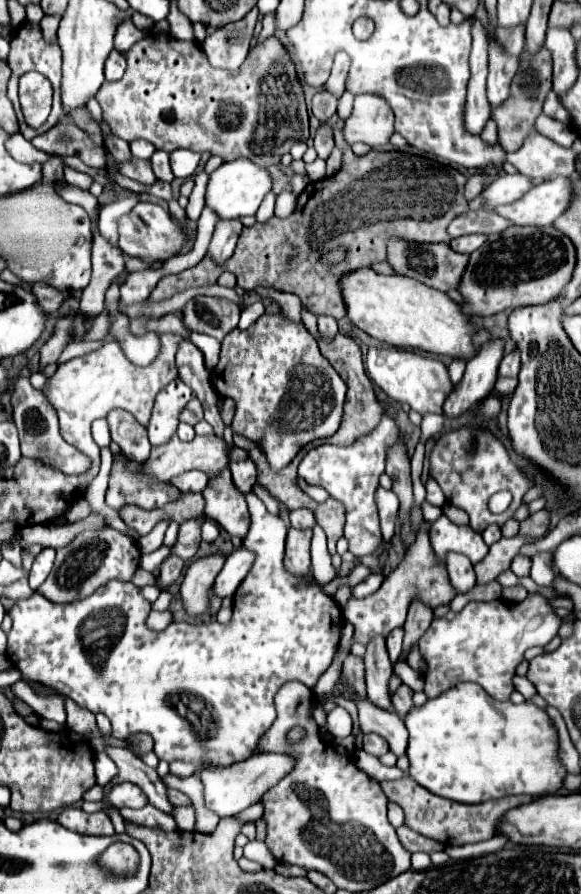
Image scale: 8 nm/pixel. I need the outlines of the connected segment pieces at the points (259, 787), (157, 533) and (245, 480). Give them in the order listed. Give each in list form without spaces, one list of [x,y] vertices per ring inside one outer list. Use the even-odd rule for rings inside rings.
[[[257,753],[251,759],[243,761],[243,763],[235,763],[223,769],[205,769],[199,771],[197,775],[201,777],[203,785],[205,785],[205,803],[209,809],[213,809],[219,817],[229,817],[229,815],[237,815],[241,811],[245,811],[247,807],[255,805],[261,795],[275,787],[275,783],[279,783],[281,777],[285,777],[287,773],[291,773],[291,769],[295,767],[295,759],[291,755],[279,755],[279,753]]]
[[[163,519],[163,521],[159,521],[159,523],[153,527],[153,531],[151,531],[149,535],[141,537],[141,539],[139,539],[139,549],[141,549],[141,553],[157,551],[157,549],[163,545],[163,535],[165,535],[167,527],[169,527],[169,519]]]
[[[251,459],[245,461],[231,461],[229,469],[233,473],[233,483],[241,493],[249,493],[255,485],[255,463],[251,463]]]

